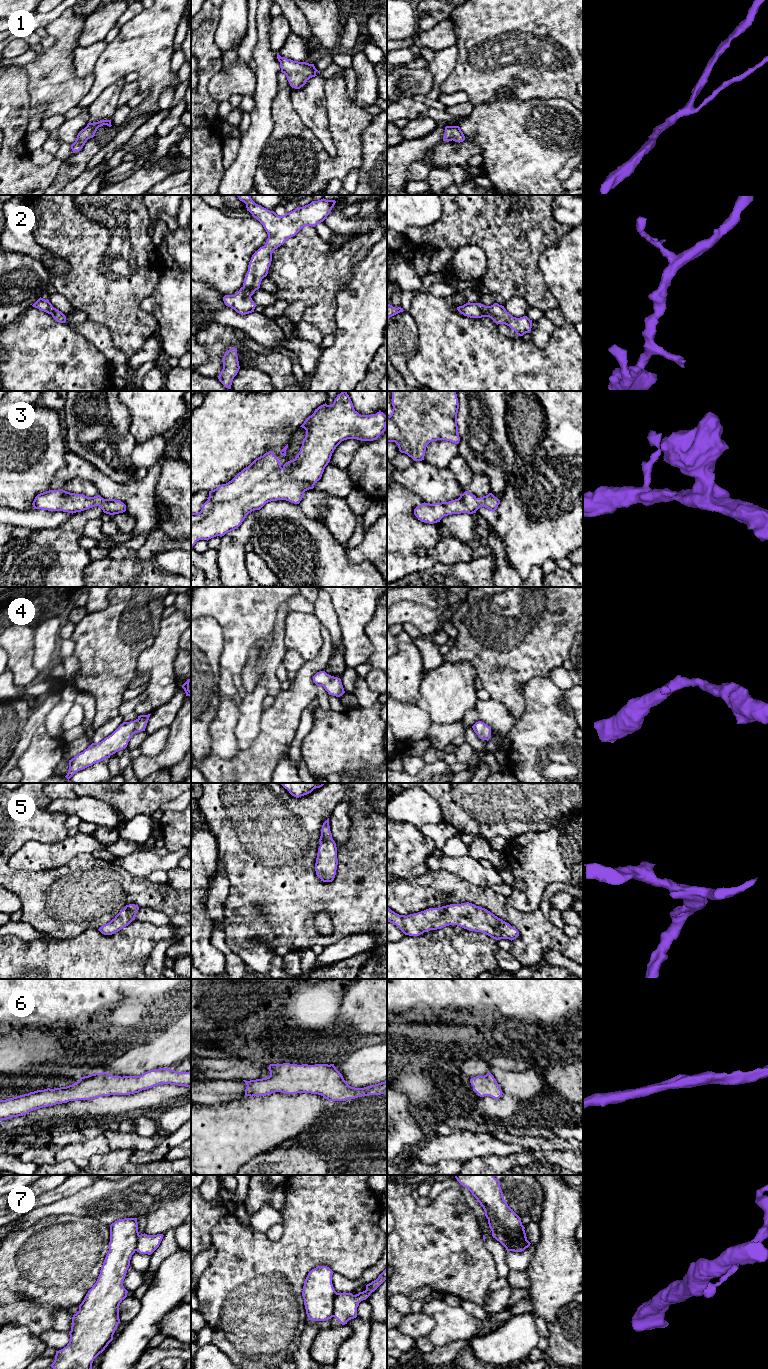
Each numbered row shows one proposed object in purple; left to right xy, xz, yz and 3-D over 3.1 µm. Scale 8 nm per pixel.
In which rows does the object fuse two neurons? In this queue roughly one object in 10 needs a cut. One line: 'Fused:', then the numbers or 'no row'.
Fused: 7

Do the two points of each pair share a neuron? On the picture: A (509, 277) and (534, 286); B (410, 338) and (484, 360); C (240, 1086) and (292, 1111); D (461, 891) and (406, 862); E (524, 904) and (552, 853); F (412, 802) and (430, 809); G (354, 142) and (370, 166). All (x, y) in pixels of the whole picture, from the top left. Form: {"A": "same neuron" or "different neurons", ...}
{"A": "same neuron", "B": "different neurons", "C": "different neurons", "D": "different neurons", "E": "same neuron", "F": "same neuron", "G": "different neurons"}

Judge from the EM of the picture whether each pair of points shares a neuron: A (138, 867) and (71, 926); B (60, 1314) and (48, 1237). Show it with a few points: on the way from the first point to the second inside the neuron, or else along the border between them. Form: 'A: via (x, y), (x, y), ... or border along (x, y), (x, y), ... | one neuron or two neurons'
A: border along (113, 861), (117, 862), (129, 873), (146, 878) | two neurons
B: border along (66, 1308), (58, 1308), (55, 1311), (52, 1328) | two neurons

